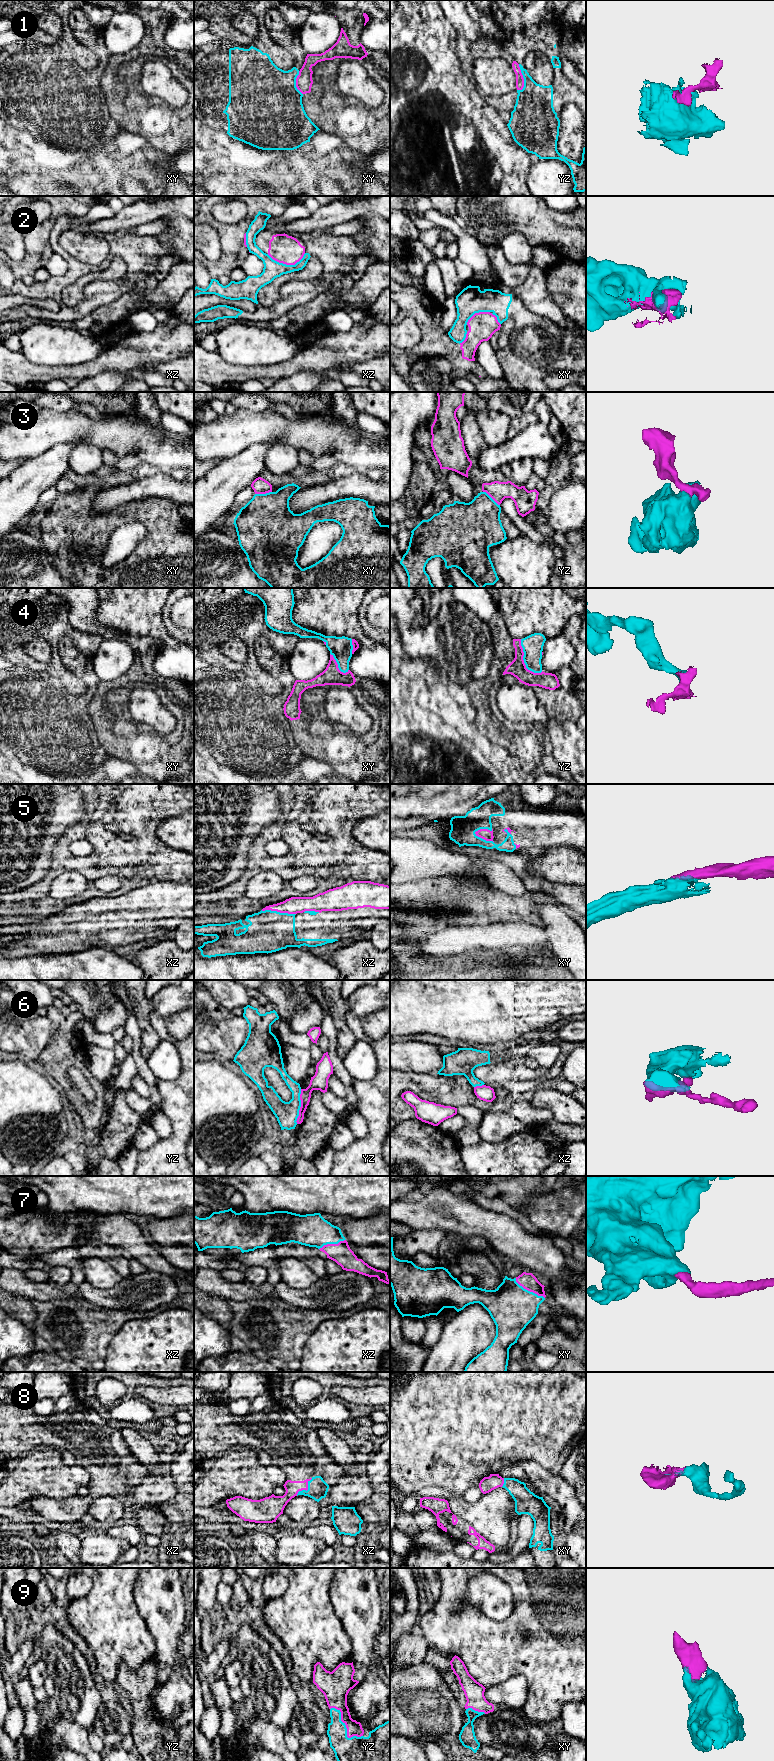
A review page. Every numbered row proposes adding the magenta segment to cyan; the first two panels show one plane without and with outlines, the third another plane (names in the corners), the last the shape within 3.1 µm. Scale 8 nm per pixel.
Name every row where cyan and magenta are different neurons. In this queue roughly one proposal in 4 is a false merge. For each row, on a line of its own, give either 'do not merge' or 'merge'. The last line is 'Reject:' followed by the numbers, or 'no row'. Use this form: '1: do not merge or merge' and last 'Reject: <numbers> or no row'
1: do not merge
2: do not merge
3: do not merge
4: merge
5: merge
6: do not merge
7: merge
8: merge
9: merge
Reject: 1, 2, 3, 6

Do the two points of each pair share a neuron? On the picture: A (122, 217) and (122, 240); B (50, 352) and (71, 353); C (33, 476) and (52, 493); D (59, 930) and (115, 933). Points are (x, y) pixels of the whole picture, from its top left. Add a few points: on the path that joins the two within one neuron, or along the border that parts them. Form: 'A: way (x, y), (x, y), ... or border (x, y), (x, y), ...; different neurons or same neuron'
A: border (129, 229), (109, 231), (101, 235); different neurons
B: way (55, 352), (66, 352); same neuron
C: border (54, 485), (51, 485), (40, 495), (39, 506); different neurons
D: way (73, 930), (101, 931); same neuron

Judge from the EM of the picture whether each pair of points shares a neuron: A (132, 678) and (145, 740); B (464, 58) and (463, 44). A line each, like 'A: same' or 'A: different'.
A: same
B: same

